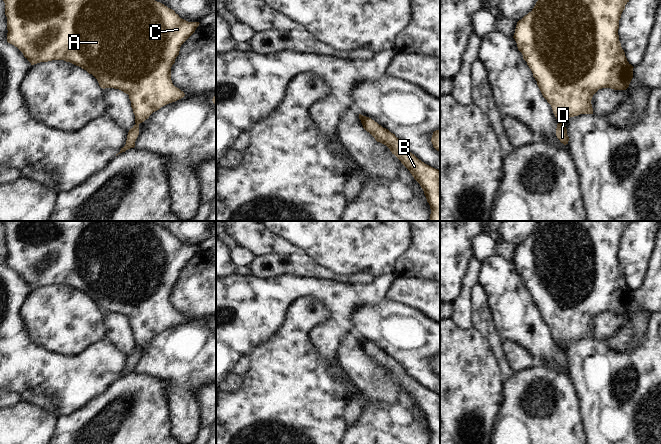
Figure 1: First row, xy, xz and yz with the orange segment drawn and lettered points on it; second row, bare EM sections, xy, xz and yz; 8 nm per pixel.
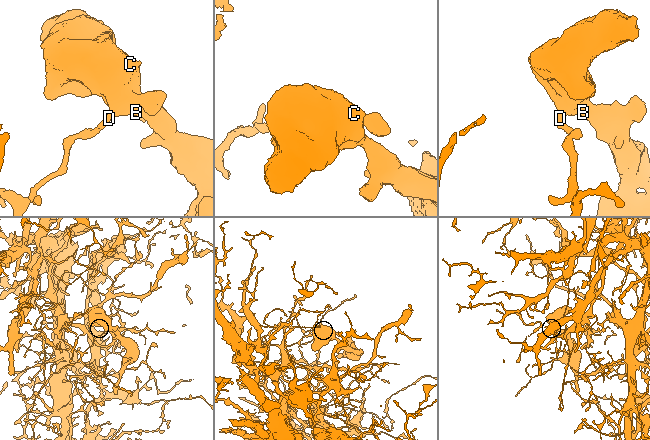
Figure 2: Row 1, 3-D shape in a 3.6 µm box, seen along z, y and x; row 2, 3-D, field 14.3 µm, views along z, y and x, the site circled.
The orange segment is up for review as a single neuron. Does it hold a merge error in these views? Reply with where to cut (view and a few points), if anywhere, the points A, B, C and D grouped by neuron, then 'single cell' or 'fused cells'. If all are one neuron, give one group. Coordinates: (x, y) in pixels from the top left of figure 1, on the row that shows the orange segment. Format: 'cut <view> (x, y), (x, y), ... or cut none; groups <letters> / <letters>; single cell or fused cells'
cut yz (558, 123), (561, 124); groups A B C / D; fused cells

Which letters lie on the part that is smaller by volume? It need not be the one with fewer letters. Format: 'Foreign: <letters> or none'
Foreign: A, B, C

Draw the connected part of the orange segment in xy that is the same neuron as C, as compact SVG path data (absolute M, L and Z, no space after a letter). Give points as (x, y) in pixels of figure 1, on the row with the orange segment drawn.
M3 0L7 17L7 42L17 47L31 65L64 60L92 74L103 89L114 88L129 95L135 123L144 122L161 107L185 96L171 80L171 67L181 45L199 22L188 22L155 0Z

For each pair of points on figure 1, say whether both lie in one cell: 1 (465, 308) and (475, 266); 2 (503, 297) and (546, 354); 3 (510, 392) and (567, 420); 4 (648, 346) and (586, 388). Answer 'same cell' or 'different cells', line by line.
1: same cell
2: same cell
3: same cell
4: same cell

